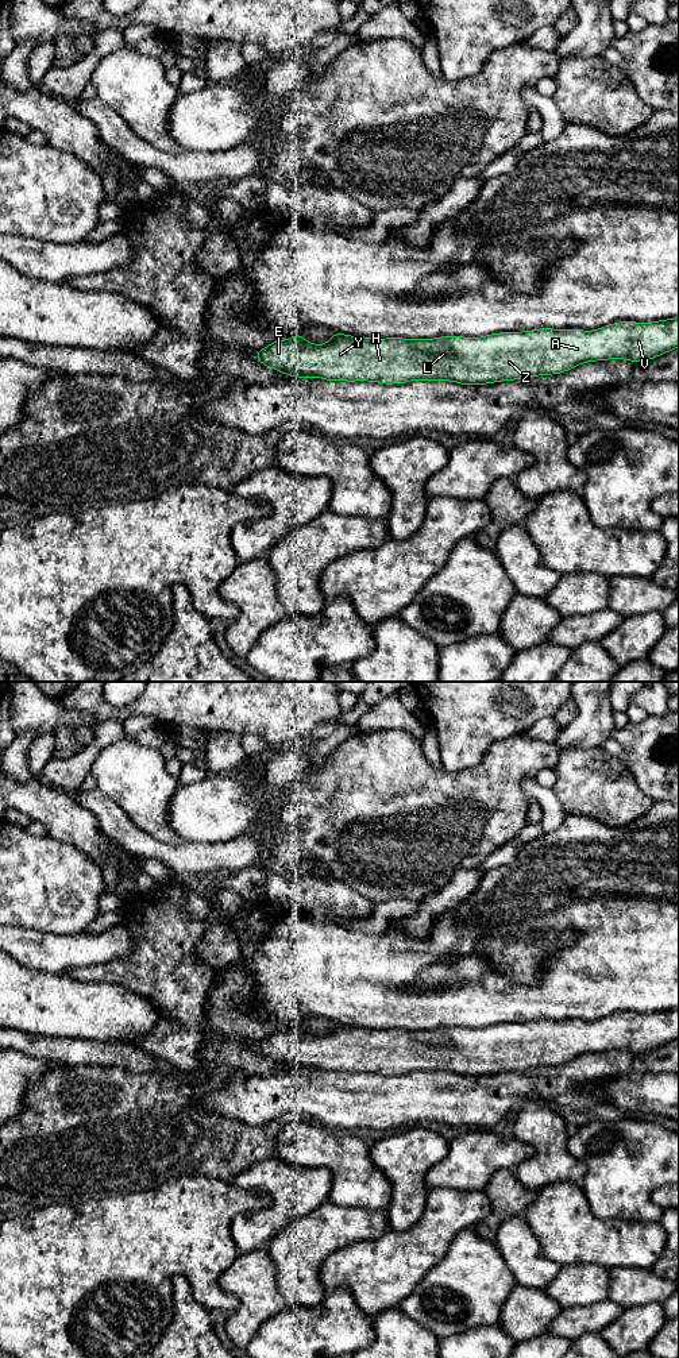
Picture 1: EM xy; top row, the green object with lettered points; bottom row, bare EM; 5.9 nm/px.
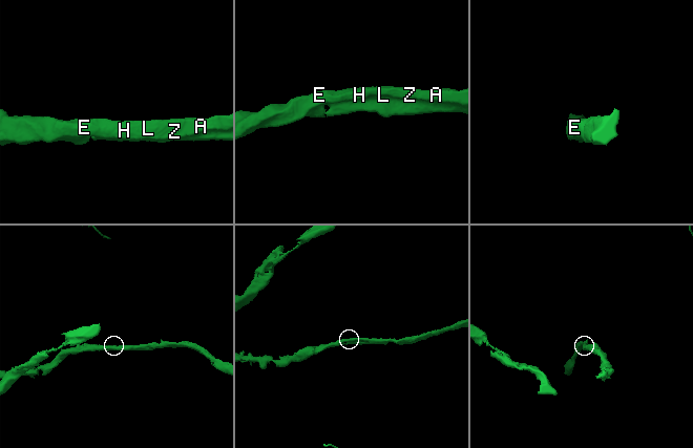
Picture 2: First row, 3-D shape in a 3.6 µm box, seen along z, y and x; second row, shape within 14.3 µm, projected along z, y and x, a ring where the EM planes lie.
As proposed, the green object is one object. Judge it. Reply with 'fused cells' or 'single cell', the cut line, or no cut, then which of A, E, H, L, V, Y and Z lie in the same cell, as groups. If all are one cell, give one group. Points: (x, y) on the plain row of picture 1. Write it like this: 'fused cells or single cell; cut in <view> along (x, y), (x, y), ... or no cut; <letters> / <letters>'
single cell; no cut; A E H L V Y Z

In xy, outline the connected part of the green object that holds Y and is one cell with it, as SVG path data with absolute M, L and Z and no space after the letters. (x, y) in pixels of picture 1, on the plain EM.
M679 1008L655 1014L618 1012L595 1022L540 1019L482 1029L443 1027L410 1031L348 1027L336 1023L324 1037L310 1035L300 1025L288 1031L275 1031L254 1048L270 1060L298 1069L369 1072L385 1076L414 1070L451 1072L472 1077L562 1065L585 1053L625 1050L643 1054L676 1038L679 1038Z

